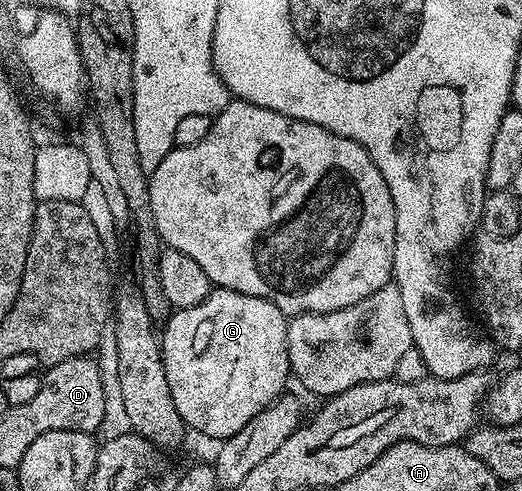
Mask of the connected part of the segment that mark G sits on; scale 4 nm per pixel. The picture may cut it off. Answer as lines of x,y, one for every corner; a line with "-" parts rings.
216,288
202,304
175,311
171,320
163,323
160,355
164,358
166,384
170,384
174,408
178,408
185,427
208,438
223,440
234,436
238,428
246,428
262,408
285,393
288,378
290,382
288,318
272,302
258,296

